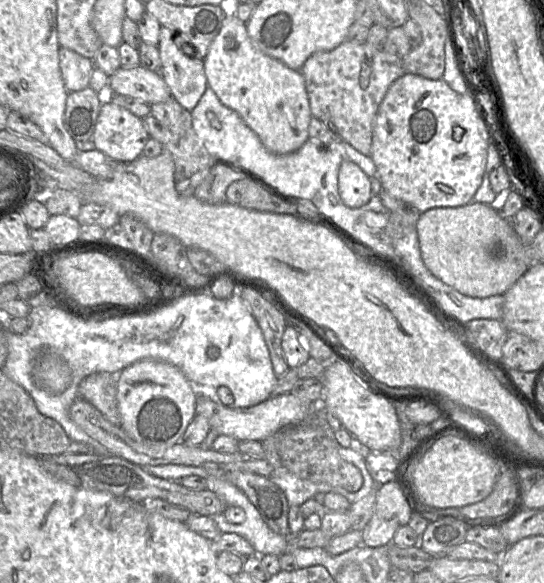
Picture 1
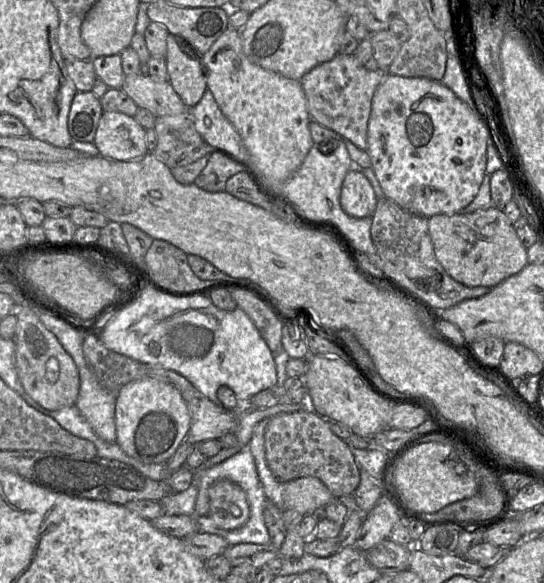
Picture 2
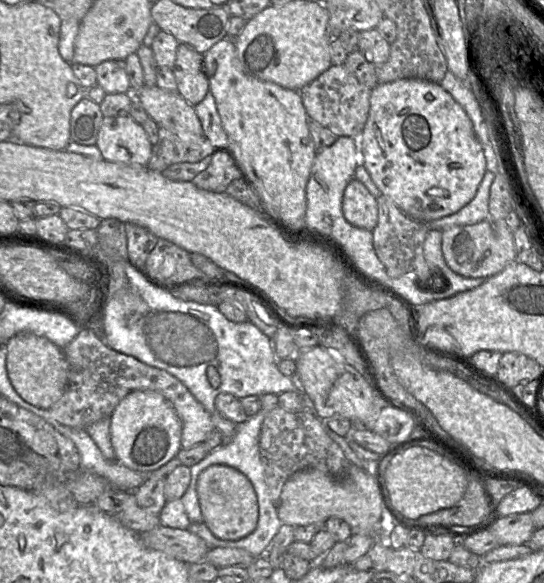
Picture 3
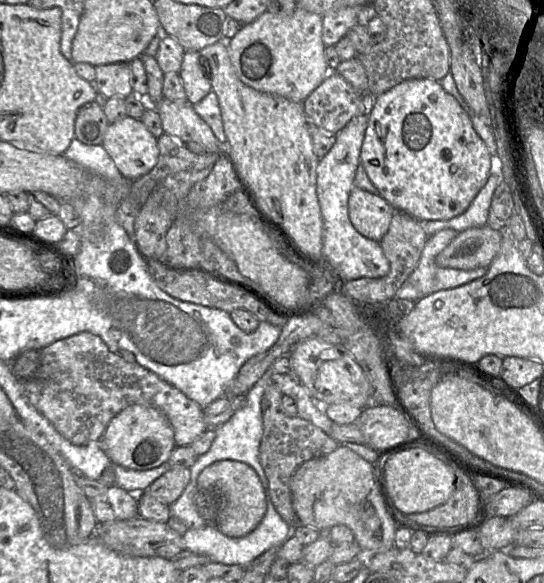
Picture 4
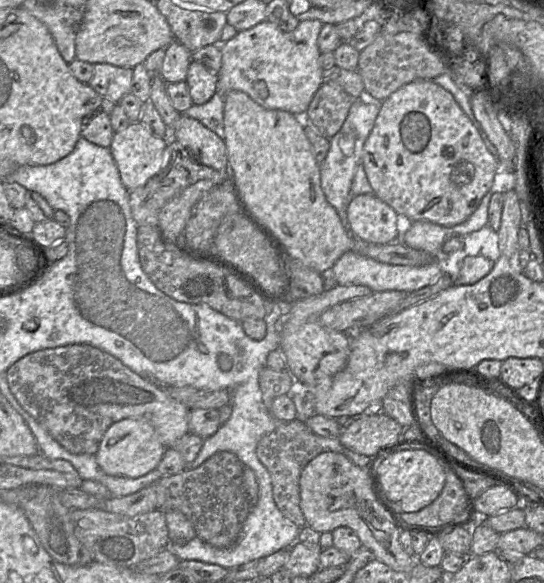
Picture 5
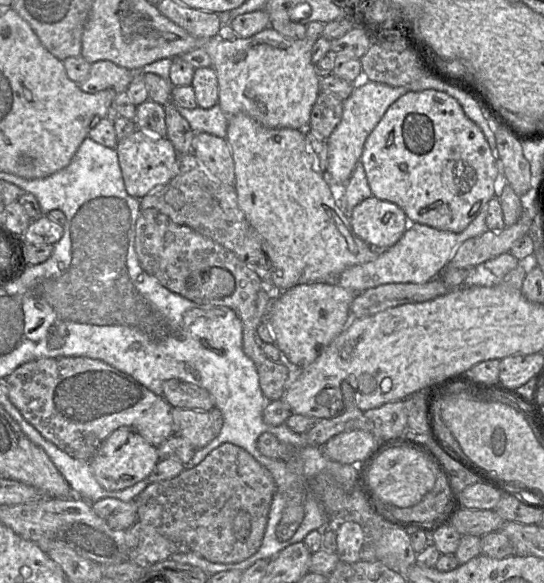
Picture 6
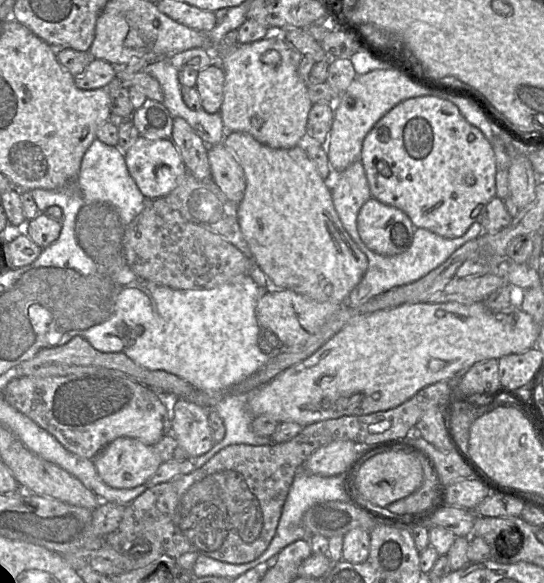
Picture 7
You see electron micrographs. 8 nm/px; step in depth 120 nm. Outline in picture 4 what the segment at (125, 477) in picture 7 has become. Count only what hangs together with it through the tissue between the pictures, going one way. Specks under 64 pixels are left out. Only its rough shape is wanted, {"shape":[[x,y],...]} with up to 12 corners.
{"shape":[[133,404],[100,443],[112,463],[159,467],[176,447],[166,415]]}

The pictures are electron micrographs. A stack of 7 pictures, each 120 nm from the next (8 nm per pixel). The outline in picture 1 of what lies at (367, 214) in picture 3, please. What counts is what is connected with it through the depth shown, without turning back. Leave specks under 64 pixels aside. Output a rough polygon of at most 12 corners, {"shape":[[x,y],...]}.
{"shape":[[345,158],[338,175],[342,202],[363,207],[371,199],[371,178]]}

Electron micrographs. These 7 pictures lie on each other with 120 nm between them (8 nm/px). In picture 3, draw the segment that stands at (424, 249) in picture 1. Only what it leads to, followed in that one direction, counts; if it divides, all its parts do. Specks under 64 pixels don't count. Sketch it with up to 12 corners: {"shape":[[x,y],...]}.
{"shape":[[504,220],[443,229],[454,272],[491,277],[518,259]]}

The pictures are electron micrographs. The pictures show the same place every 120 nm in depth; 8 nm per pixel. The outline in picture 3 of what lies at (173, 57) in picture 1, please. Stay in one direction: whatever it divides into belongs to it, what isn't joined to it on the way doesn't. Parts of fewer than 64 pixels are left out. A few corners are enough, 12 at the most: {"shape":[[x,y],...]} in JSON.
{"shape":[[180,43],[172,67],[191,105],[209,91],[203,54]]}

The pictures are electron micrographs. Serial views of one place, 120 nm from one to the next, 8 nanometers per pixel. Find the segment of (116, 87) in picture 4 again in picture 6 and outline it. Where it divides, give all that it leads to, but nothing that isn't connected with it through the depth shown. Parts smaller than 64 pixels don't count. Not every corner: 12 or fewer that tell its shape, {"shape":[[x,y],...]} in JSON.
{"shape":[[107,60],[78,84],[86,93],[127,91],[135,72]]}

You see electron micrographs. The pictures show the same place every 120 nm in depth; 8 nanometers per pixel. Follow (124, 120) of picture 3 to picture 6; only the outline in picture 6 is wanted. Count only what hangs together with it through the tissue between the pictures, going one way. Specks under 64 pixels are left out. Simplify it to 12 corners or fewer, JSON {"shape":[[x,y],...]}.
{"shape":[[136,129],[115,147],[127,193],[142,199],[177,174],[167,137]]}

